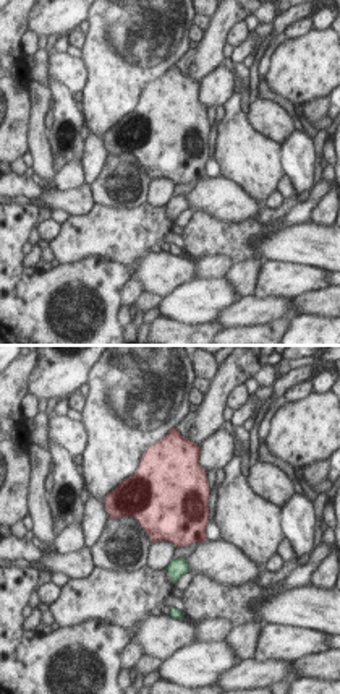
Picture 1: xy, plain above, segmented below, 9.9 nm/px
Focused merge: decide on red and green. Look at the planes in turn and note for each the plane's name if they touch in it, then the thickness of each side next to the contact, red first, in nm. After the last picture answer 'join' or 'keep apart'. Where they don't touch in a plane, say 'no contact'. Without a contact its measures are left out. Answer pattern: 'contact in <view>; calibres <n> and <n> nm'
contact in xy; calibres 480 and 30 nm

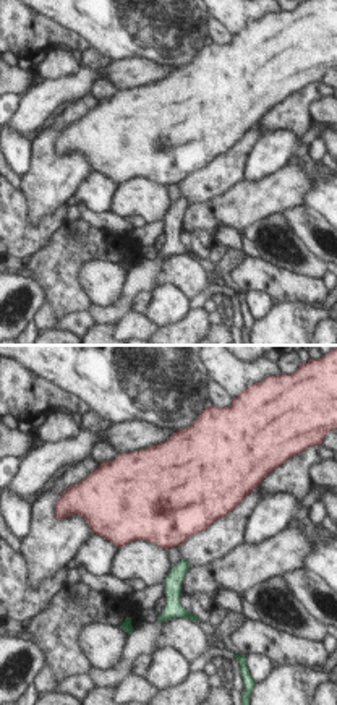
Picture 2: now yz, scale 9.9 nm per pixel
no contact

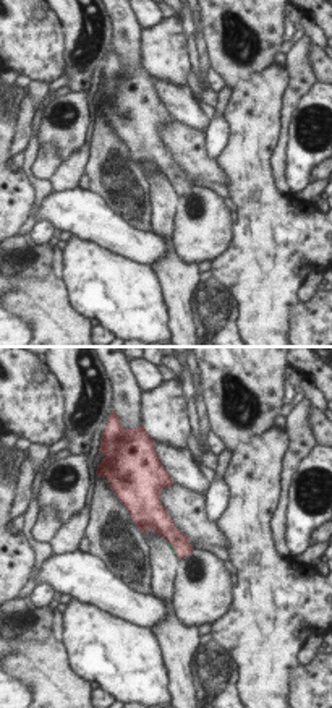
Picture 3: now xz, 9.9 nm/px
contact in xz; calibres 200 and 30 nm

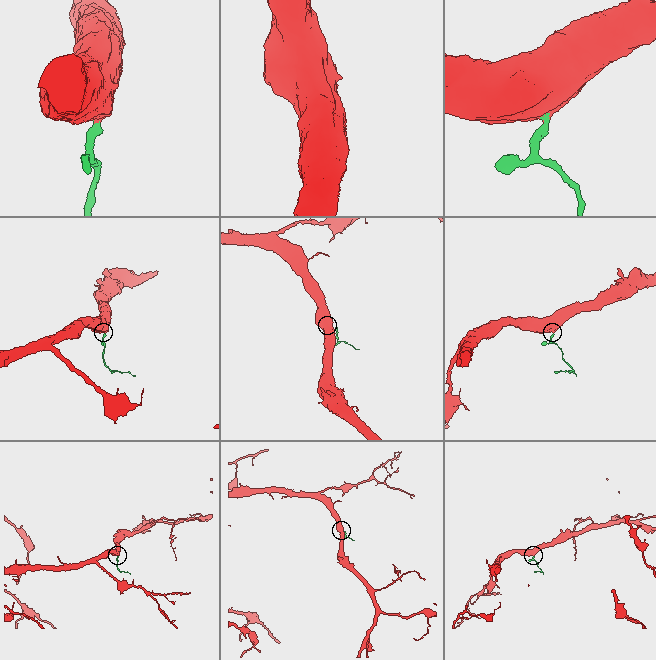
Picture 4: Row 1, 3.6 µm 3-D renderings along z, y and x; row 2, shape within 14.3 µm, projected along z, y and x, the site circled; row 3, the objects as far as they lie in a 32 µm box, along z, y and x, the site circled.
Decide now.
join

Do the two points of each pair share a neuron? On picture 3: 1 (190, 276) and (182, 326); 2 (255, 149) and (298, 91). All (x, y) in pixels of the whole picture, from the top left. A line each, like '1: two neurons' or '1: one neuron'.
1: one neuron
2: two neurons

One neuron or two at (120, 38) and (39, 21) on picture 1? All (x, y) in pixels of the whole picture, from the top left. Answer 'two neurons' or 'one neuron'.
two neurons

